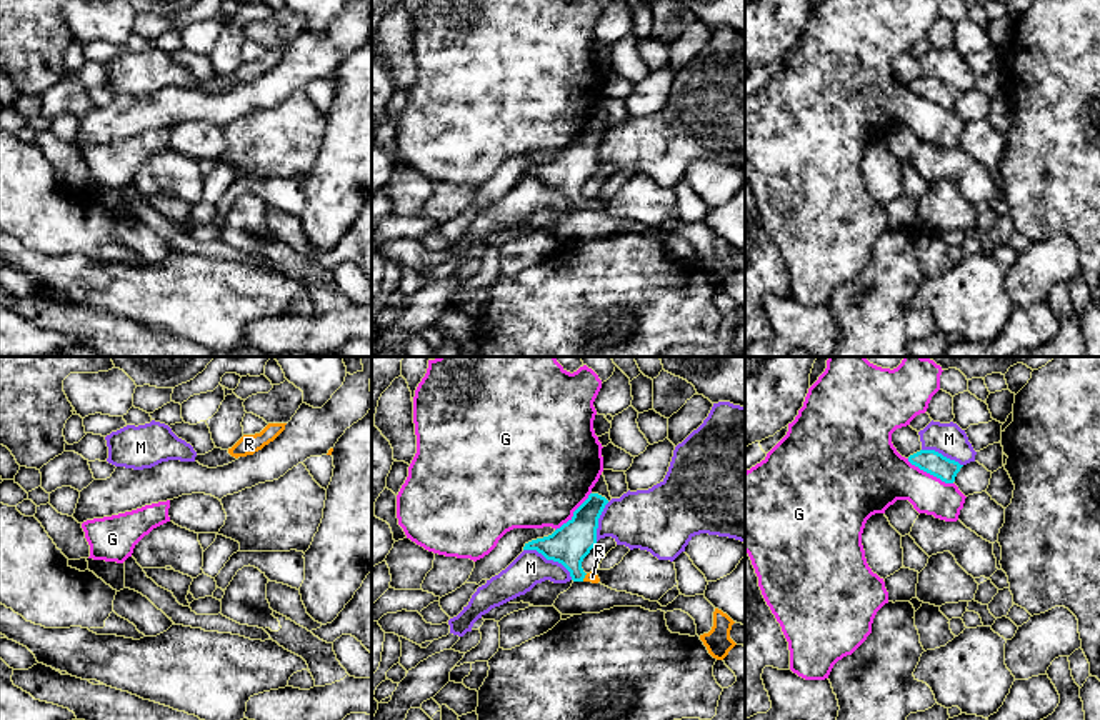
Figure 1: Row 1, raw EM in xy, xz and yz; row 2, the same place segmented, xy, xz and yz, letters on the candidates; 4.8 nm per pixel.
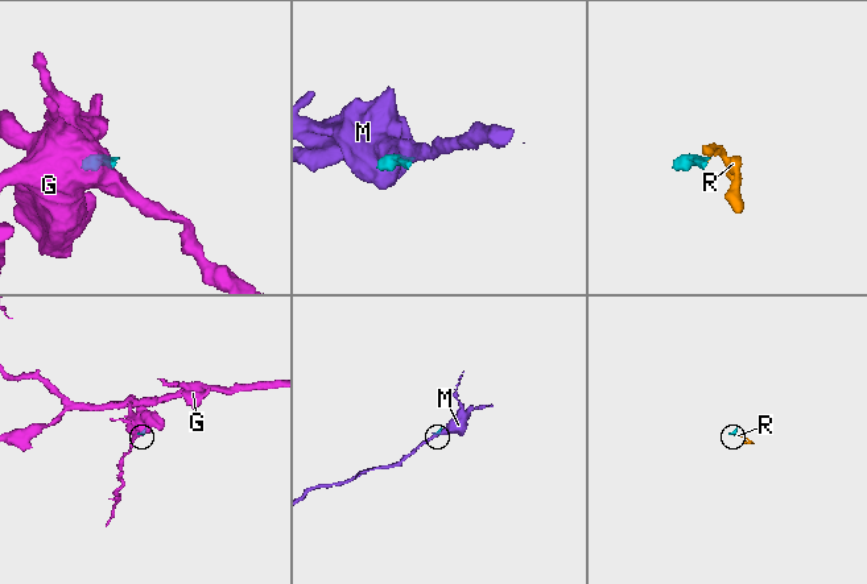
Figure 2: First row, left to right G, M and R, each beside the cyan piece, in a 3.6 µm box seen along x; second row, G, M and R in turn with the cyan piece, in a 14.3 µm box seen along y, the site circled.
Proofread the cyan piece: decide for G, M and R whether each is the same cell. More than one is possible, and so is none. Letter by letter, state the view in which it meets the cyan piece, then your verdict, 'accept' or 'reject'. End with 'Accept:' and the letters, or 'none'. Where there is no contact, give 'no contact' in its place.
G: meets cyan in yz; reject
M: meets cyan in xz; reject
R: meets cyan in xz; accept
Accept: R

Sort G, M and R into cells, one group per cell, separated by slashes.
G / M / R

